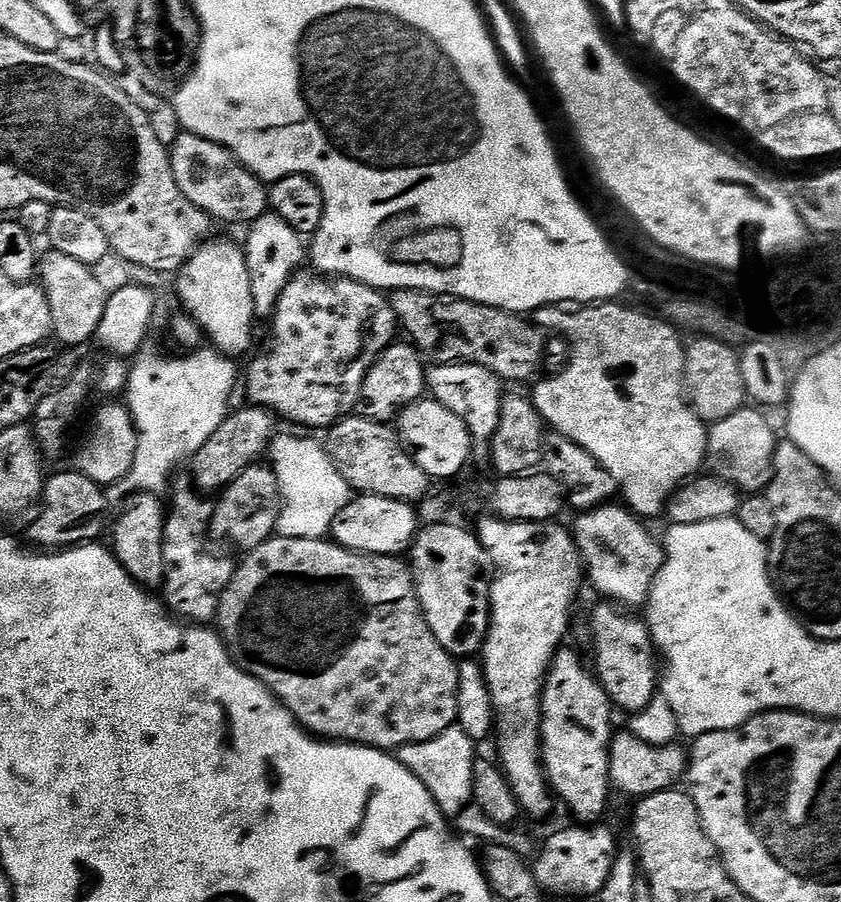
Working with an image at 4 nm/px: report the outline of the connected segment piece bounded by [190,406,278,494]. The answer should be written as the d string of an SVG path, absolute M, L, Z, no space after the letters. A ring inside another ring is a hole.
M243 406L229 411L222 426L218 426L218 430L206 438L206 446L202 446L202 450L198 450L190 461L195 487L204 494L223 493L228 484L234 482L238 474L242 474L242 470L257 463L263 457L260 455L269 451L272 441L278 435L276 424L278 425L277 417L267 408Z

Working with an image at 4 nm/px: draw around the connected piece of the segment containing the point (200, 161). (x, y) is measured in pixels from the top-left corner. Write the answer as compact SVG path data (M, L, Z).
M181 131L177 140L170 145L174 178L194 202L213 221L225 220L228 224L247 226L254 223L264 212L269 211L268 188L236 157L229 148L212 140L203 140L192 132Z

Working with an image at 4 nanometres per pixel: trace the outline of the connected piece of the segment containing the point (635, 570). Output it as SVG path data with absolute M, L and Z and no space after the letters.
M609 502L600 505L598 508L581 511L577 515L580 517L576 520L576 532L574 528L574 543L580 552L583 567L586 569L587 583L589 585L592 583L604 595L601 597L607 598L625 609L636 610L632 608L638 607L639 604L640 607L647 605L650 590L654 586L654 582L664 565L665 549L662 547L661 541L659 544L640 525L643 523L627 507L621 506L619 503L617 504L616 502Z

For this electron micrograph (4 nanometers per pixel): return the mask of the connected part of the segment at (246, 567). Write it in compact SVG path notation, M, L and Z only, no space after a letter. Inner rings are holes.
M276 534L262 546L251 549L244 561L239 561L233 571L232 581L220 595L220 605L216 607L215 627L221 640L228 648L235 662L243 672L248 672L258 682L262 682L273 692L288 713L304 727L304 731L328 742L361 744L363 748L397 750L407 744L426 743L456 724L458 714L458 670L457 657L440 645L438 638L428 625L420 599L416 593L416 582L412 578L412 569L403 564L400 556L363 556L360 552L351 552L341 544L328 538L311 540L310 538L286 538Z

